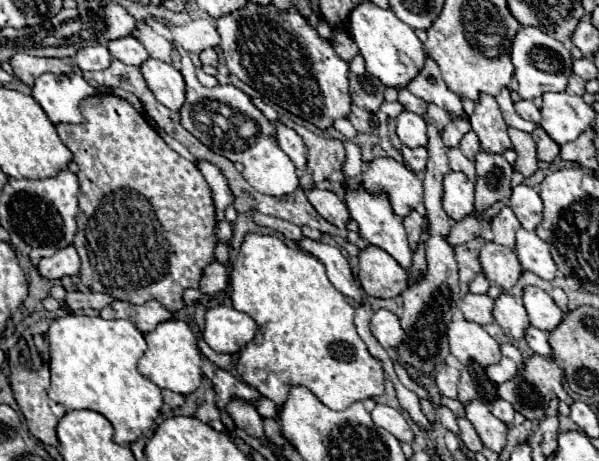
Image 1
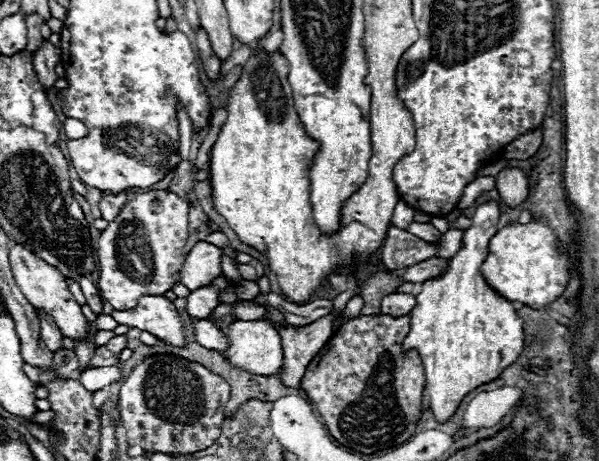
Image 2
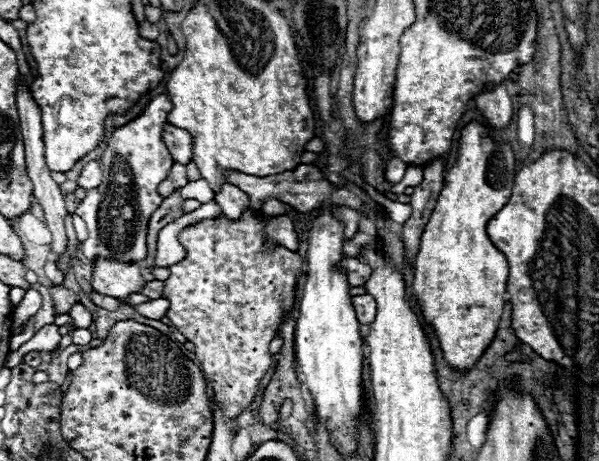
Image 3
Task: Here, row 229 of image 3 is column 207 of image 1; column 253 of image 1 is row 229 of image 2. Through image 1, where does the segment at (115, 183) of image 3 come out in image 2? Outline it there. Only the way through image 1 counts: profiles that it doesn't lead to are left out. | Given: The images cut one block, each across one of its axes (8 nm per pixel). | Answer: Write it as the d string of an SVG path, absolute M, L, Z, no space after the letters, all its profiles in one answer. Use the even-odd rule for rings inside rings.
M150 190L150 192L140 192L132 200L124 204L124 210L116 216L116 222L110 222L98 236L98 268L100 268L100 278L98 278L98 288L102 298L106 298L114 310L128 310L138 304L140 296L146 294L164 294L166 290L172 288L174 282L178 282L178 270L184 262L182 248L188 238L188 204L176 196L170 190Z

